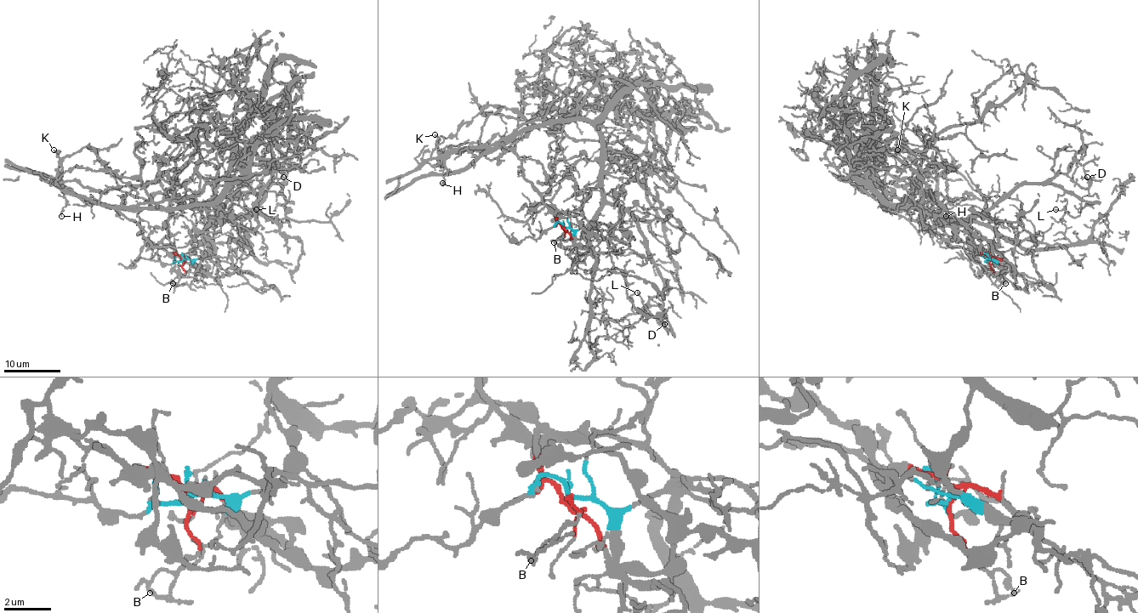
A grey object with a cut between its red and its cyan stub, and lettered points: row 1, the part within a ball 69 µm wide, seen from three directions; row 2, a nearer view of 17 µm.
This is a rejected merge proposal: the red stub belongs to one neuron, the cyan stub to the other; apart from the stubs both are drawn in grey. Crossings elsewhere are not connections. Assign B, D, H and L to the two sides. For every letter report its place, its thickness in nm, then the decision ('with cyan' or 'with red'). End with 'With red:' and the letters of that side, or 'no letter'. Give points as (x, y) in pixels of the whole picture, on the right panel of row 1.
B: place (1005, 283); calibre 150 nm; with red
D: place (1087, 177); calibre 120 nm; with cyan
H: place (946, 216); calibre 70 nm; with red
L: place (1055, 209); calibre 130 nm; with cyan
With red: B, H

